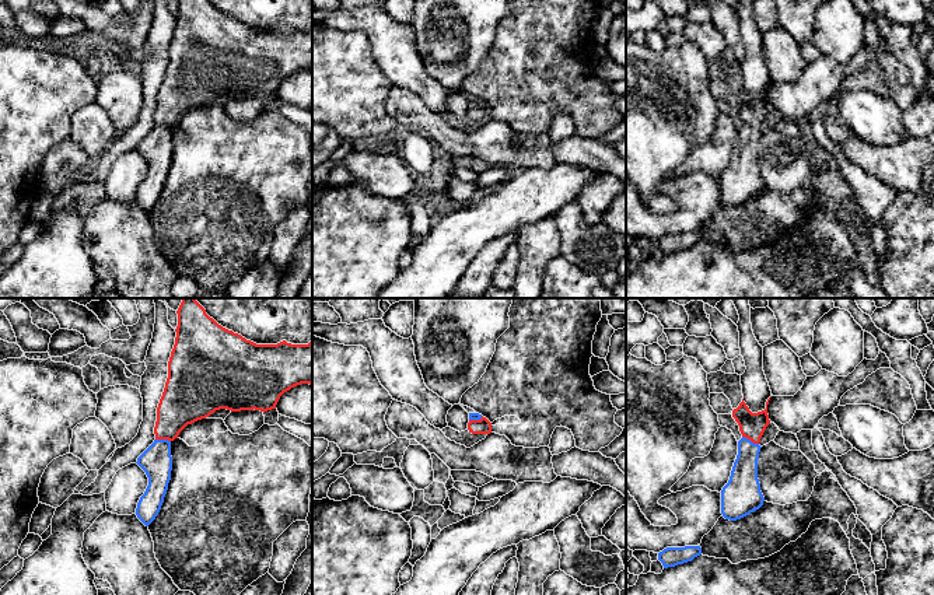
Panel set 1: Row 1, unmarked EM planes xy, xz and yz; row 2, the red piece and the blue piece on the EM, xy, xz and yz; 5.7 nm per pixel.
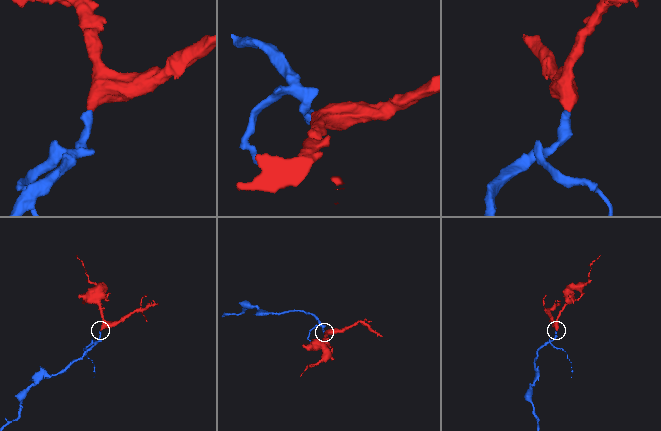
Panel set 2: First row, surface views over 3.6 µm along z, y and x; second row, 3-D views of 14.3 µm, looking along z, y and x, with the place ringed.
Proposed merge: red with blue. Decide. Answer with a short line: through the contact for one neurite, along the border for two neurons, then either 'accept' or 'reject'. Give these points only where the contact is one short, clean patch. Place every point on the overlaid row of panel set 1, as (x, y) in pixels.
yz (752, 426), (751, 440), (744, 482) | accept

